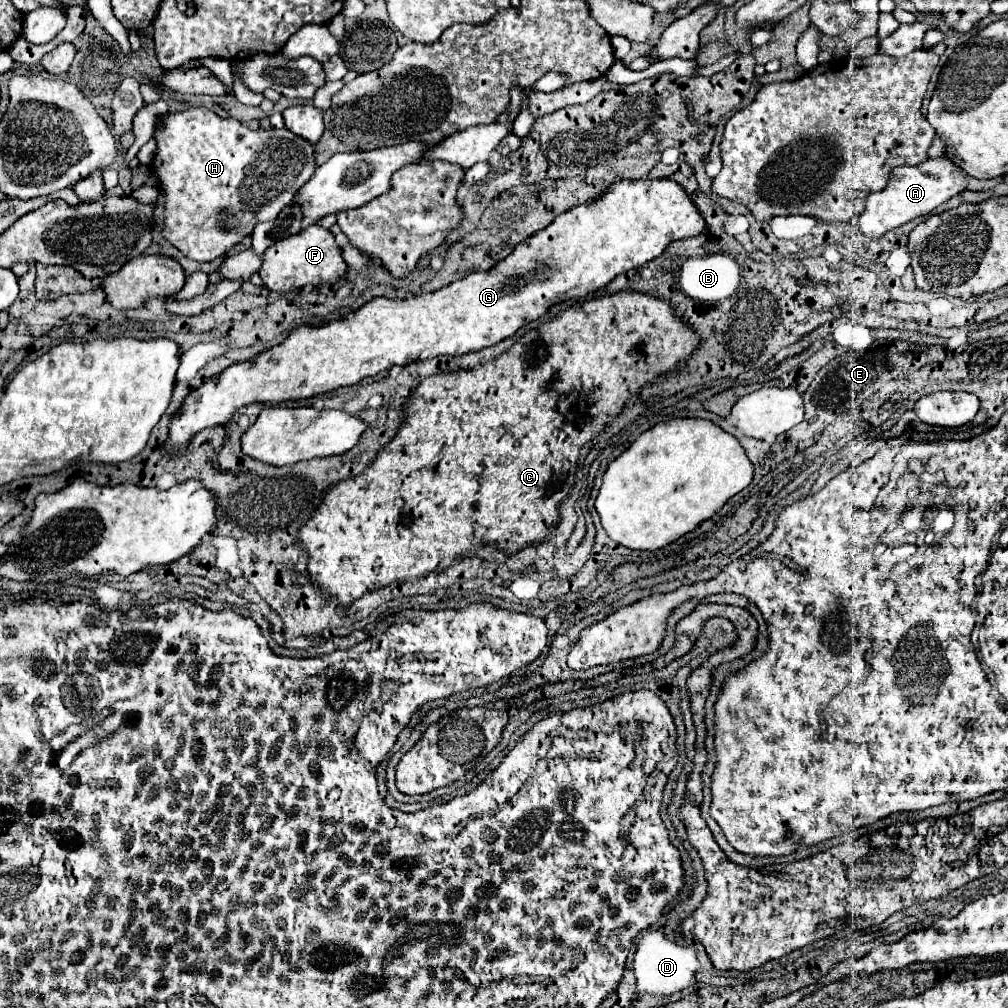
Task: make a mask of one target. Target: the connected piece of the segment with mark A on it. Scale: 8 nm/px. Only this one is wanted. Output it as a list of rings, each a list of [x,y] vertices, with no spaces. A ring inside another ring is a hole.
[[[945,156],[929,158],[917,166],[895,168],[889,176],[889,184],[881,192],[869,194],[865,212],[857,216],[857,228],[871,238],[883,236],[885,232],[899,228],[903,222],[909,222],[917,216],[927,216],[955,194],[961,194],[965,188],[965,174]]]

